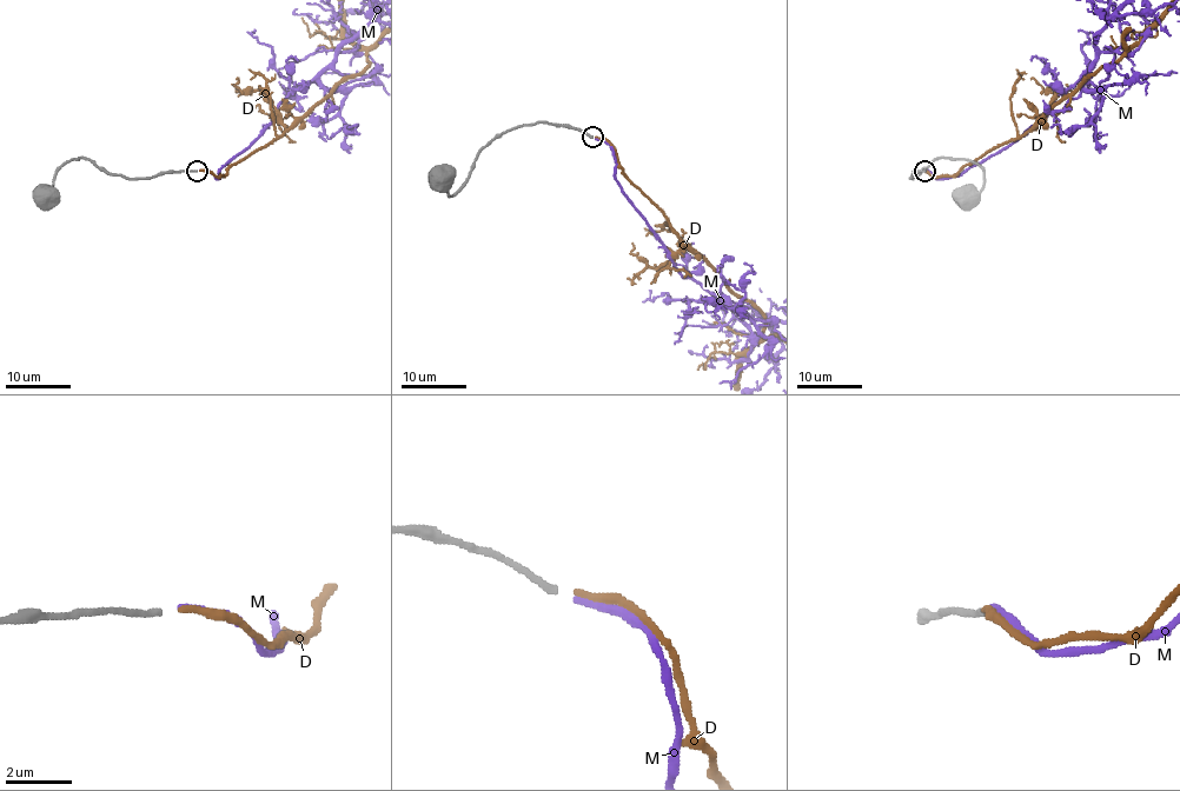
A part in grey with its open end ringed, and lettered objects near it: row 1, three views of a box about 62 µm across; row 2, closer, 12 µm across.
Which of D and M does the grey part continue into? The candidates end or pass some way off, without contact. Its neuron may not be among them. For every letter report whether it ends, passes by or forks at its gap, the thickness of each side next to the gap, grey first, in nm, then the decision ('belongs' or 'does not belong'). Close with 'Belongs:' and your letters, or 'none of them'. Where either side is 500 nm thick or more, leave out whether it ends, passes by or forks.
D: it ends there; 190 nm thick on the grey side, 200 nm on the other; does not belong
M: it ends there; 190 nm thick on the grey side, 200 nm on the other; belongs
Belongs: M

